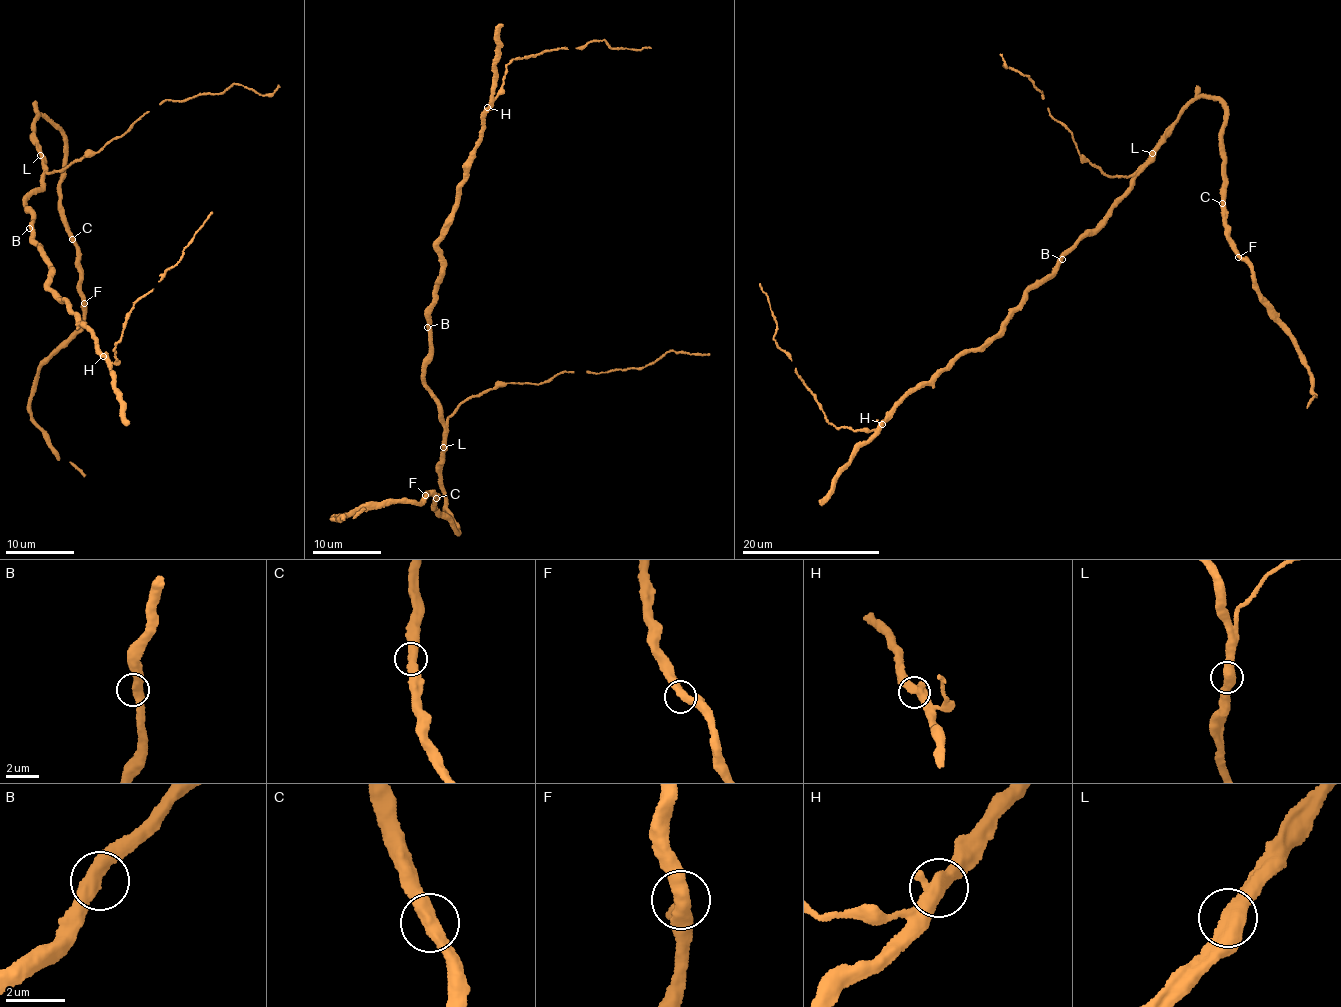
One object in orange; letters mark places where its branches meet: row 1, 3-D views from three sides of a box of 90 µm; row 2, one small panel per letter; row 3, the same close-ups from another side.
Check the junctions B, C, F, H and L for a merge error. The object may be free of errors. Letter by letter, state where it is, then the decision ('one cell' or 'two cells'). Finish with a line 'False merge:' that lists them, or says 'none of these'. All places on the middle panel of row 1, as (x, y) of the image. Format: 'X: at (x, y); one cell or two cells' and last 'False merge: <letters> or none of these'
B: at (427, 327); one cell
C: at (436, 498); one cell
F: at (425, 495); one cell
H: at (487, 107); one cell
L: at (443, 447); one cell
False merge: none of these

